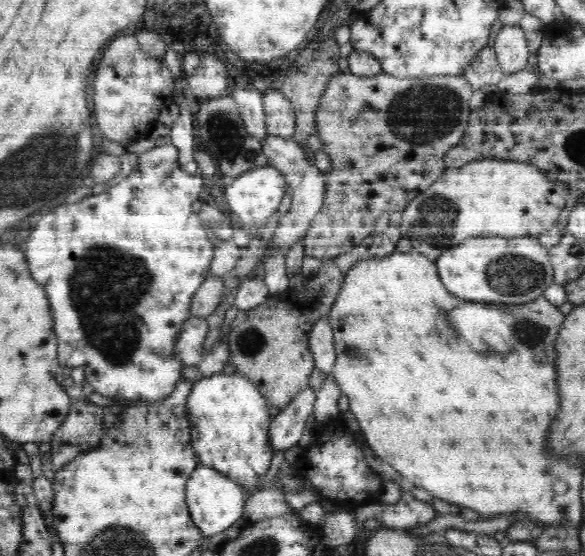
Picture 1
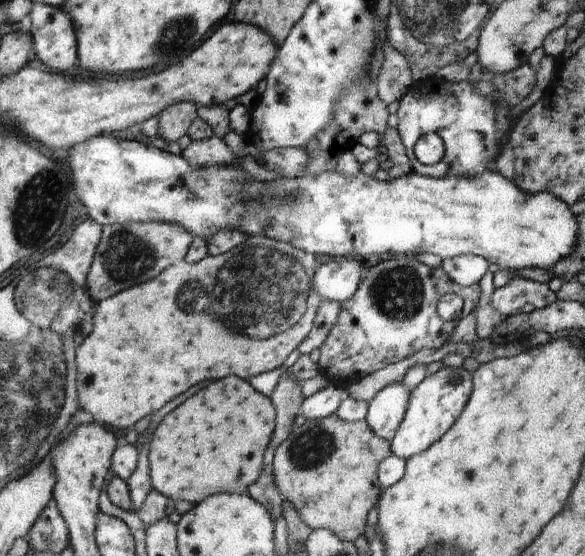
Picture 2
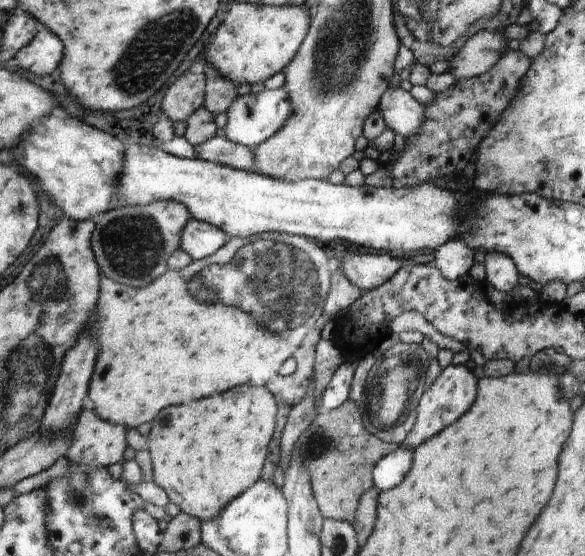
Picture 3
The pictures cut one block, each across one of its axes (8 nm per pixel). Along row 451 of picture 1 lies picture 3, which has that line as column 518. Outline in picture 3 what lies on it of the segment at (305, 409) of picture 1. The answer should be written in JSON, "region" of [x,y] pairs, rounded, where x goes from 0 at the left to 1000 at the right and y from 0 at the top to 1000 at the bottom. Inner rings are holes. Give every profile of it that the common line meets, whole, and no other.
{"region":[[[829,457],[827,460],[829,502],[848,522],[872,529],[889,504],[887,484],[882,482],[880,469],[865,457]]]}

